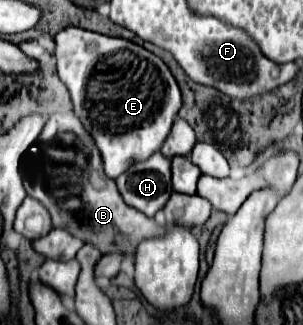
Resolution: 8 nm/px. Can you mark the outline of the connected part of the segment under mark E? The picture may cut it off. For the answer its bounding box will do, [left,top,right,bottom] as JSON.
[53,27,181,179]

